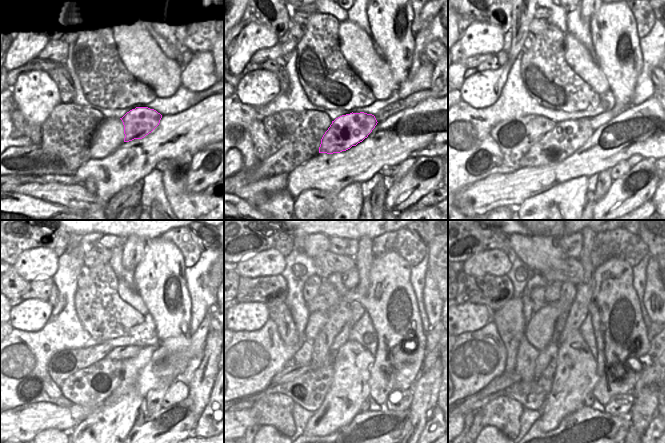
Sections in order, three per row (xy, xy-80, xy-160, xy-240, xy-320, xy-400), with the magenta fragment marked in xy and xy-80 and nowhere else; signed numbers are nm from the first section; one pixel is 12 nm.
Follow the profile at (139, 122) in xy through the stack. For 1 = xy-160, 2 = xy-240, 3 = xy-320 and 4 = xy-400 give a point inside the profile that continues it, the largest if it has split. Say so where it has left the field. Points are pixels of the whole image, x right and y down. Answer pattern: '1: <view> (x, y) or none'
1: xy-160 (566, 137)
2: xy-240 (88, 387)
3: xy-320 (307, 387)
4: xy-400 (531, 394)

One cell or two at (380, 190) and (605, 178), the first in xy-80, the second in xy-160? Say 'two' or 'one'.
one

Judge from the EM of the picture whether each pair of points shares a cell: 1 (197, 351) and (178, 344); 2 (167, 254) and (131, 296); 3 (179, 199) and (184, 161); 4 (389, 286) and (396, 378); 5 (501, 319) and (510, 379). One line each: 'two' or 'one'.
1: one
2: two
3: one
4: one
5: two

